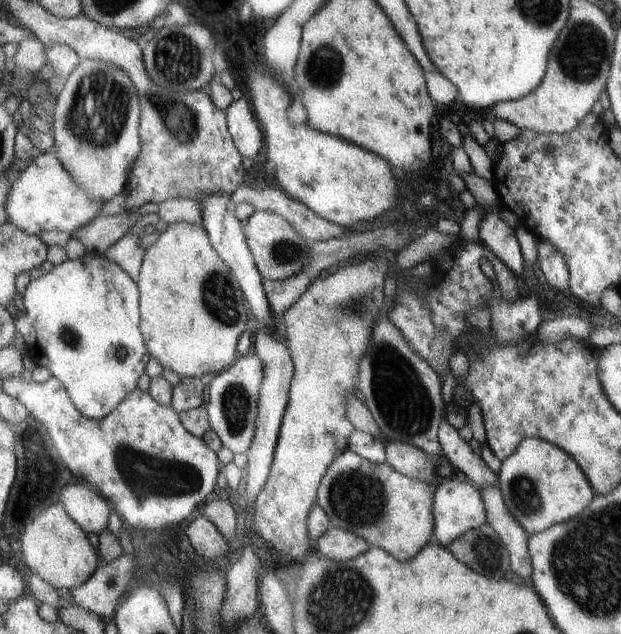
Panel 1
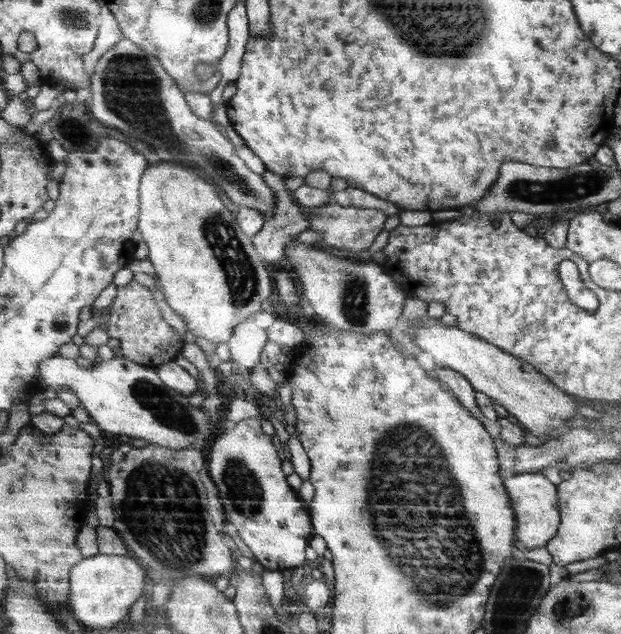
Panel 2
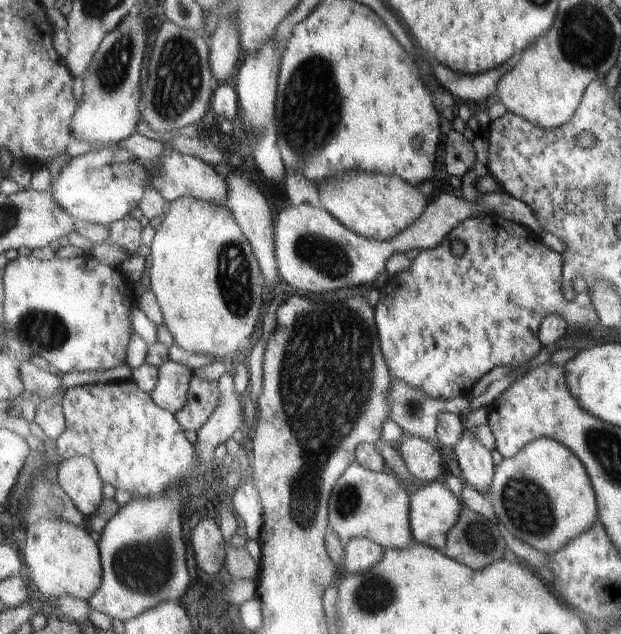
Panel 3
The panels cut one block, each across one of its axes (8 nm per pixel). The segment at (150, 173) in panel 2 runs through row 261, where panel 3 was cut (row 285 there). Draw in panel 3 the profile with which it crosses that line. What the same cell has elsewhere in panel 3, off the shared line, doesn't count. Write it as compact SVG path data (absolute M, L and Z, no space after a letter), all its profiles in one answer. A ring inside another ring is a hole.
M183 196L170 202L167 208L148 249L152 262L149 273L151 289L163 314L163 323L173 342L190 354L211 354L214 359L240 358L245 340L255 332L257 322L262 319L266 282L253 254L253 246L228 204Z

